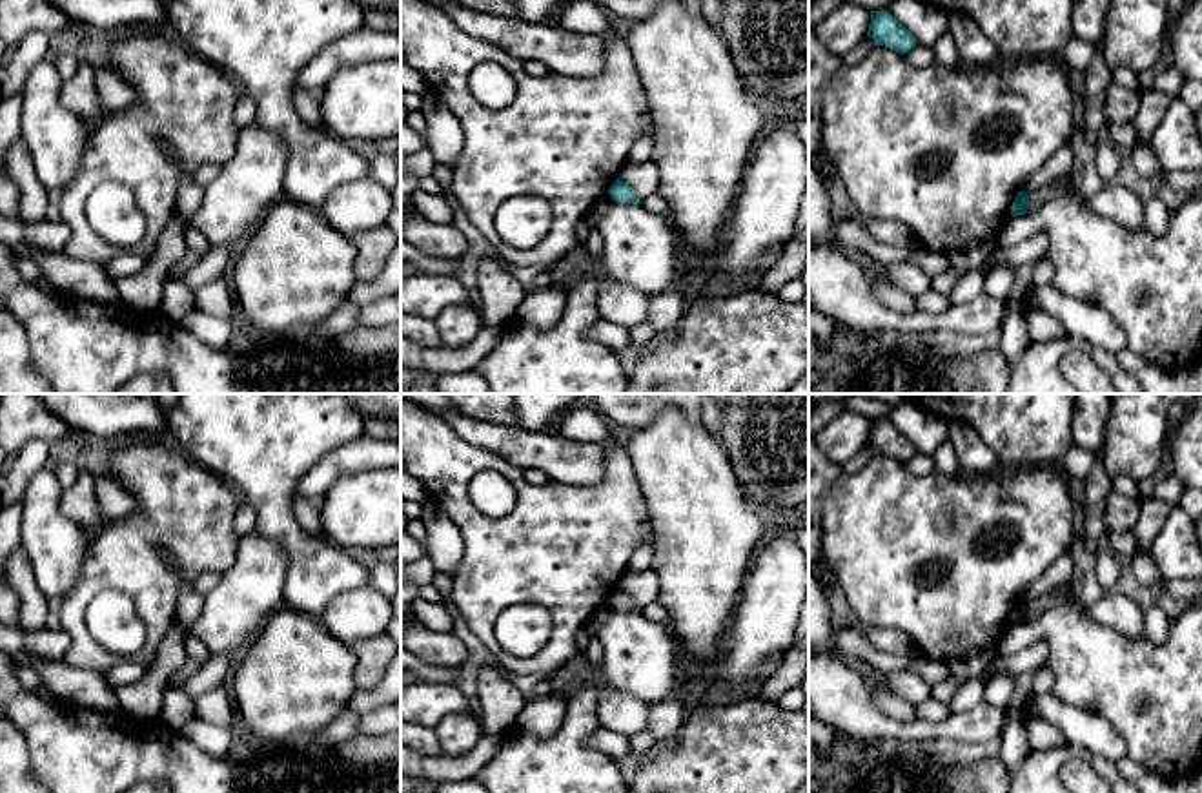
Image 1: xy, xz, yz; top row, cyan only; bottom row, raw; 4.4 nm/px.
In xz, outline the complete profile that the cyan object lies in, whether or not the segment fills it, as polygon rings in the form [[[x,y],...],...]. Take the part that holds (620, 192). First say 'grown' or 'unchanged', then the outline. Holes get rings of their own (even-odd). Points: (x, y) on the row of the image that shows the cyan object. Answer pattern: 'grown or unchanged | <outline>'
unchanged | [[[619,179],[614,180],[608,193],[614,202],[626,202],[626,204],[641,204],[643,202],[643,199],[637,199],[634,195],[632,188]]]

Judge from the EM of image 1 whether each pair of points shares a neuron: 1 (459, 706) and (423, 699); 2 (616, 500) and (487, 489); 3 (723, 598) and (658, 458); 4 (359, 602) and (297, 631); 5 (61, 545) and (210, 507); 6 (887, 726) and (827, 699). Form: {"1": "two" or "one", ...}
{"1": "one", "2": "two", "3": "one", "4": "two", "5": "two", "6": "one"}

